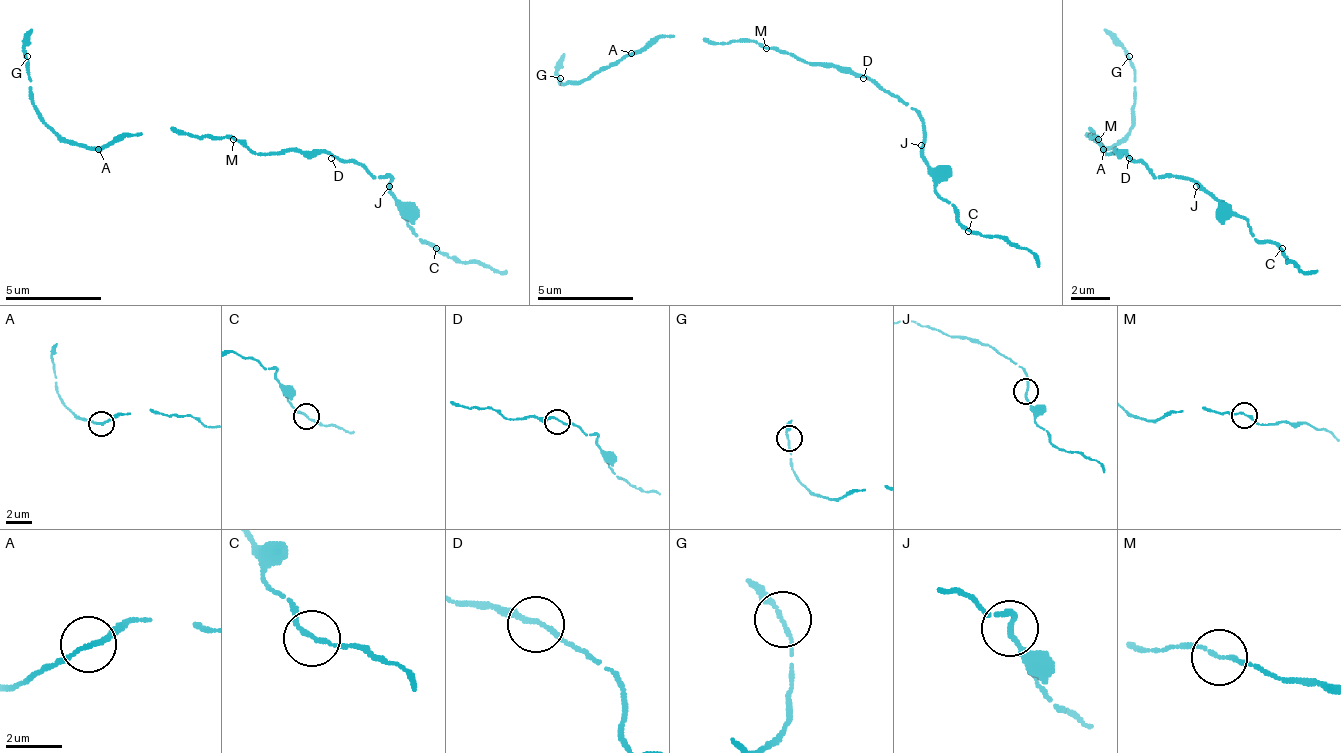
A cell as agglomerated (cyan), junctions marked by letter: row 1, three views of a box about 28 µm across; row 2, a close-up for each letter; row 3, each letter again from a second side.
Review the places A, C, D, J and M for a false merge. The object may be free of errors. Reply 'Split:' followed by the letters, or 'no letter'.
Split: no letter

